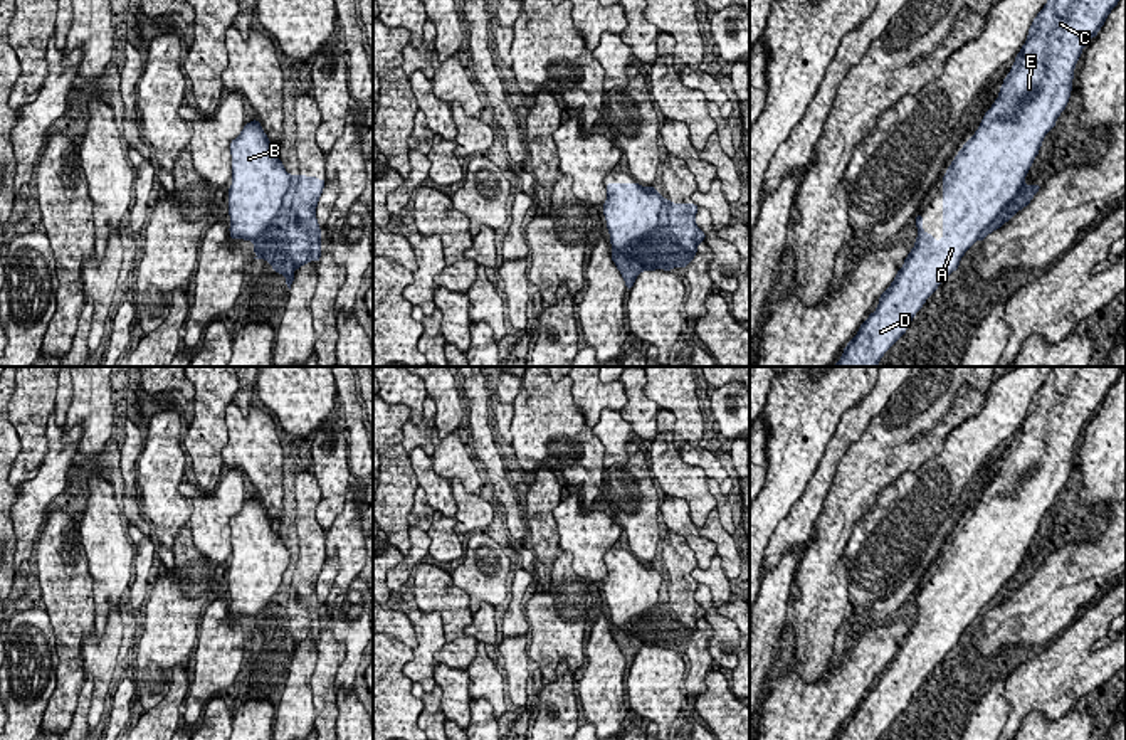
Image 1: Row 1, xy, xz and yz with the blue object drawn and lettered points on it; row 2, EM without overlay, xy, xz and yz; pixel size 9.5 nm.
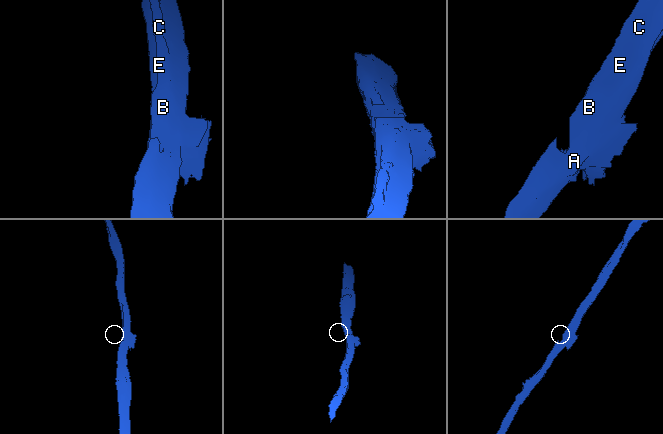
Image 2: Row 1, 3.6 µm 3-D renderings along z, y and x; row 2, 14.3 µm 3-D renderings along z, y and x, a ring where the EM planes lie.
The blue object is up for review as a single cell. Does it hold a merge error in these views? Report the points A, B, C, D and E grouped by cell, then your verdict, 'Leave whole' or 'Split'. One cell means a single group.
Groups: A B C D E. Leave whole

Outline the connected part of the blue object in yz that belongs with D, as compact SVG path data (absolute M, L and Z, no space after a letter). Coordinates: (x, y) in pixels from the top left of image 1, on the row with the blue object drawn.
M1049 0L1037 13L997 101L943 177L943 239L936 242L924 232L923 214L916 215L918 237L913 251L891 286L879 296L877 309L860 325L834 367L877 367L884 353L906 333L924 301L958 269L965 252L1030 204L1042 185L1025 185L1023 180L1042 140L1054 130L1069 103L1074 67L1084 45L1097 35L1118 2Z

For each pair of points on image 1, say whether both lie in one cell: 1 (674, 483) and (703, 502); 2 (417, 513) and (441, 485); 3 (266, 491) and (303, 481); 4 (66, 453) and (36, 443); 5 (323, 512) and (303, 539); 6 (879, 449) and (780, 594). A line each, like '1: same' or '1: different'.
1: same
2: different
3: different
4: different
5: different
6: different

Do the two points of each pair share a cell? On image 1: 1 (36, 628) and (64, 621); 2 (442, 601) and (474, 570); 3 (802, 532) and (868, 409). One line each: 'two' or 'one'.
1: two
2: two
3: one

